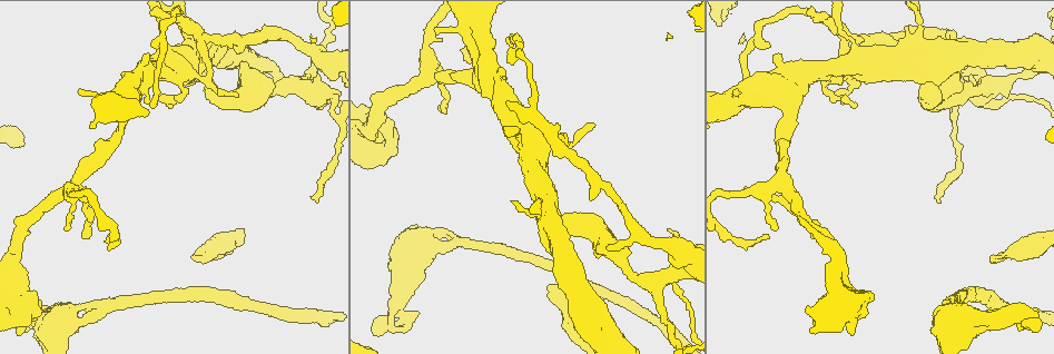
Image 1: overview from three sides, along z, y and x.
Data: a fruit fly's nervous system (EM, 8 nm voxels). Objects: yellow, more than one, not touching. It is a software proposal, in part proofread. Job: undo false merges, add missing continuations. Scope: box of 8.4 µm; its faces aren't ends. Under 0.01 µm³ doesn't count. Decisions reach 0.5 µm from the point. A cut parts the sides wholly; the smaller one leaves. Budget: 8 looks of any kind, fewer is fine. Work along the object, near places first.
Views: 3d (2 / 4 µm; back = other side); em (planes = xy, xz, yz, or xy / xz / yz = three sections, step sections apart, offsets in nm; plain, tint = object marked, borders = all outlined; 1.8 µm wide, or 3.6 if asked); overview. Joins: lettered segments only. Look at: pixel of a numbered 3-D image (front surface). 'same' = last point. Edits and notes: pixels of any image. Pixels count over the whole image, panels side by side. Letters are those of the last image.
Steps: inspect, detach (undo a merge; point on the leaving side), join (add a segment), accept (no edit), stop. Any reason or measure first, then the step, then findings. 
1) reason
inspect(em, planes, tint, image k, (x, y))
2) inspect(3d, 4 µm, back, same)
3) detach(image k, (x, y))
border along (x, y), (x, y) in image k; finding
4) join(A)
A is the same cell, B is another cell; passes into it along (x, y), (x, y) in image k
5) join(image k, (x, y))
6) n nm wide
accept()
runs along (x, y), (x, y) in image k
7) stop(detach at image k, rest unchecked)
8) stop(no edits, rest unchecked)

three arms meet
inspect(3d, 4 µm, image 1, (849, 41))

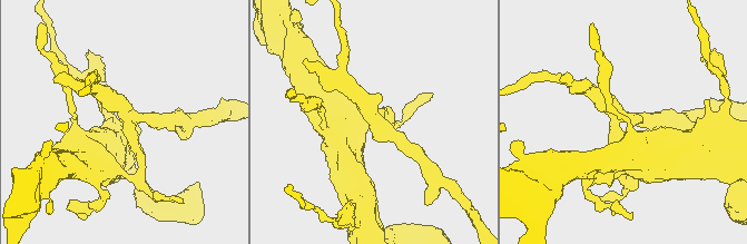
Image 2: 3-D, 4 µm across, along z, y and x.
now the EM
inspect(em, yz, step 8, tint, image 2, (129, 123))

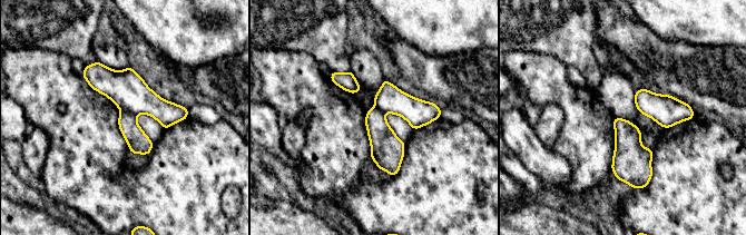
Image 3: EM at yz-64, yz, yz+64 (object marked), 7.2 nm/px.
another direction
inspect(em, planes, borders, same)

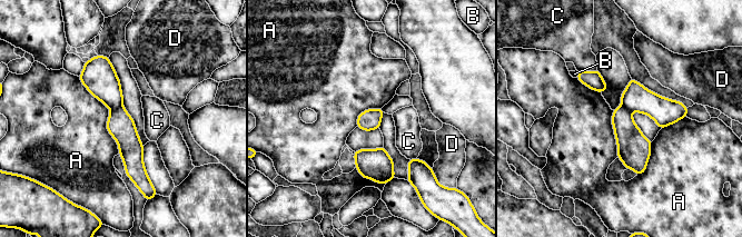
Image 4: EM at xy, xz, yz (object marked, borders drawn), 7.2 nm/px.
3 arms; arms of 190, 240, 280 nm
detach(image 4, (100, 79))
A, B, C and D are other cells; two neurons meet here

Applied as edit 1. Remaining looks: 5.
redraw
inspect(overview)

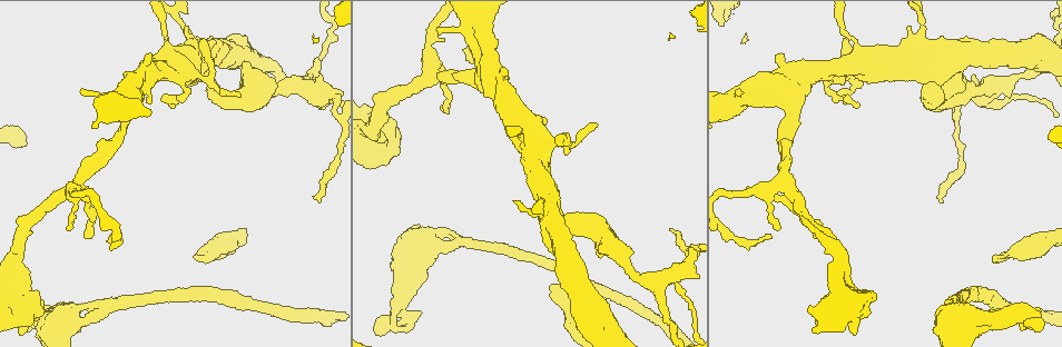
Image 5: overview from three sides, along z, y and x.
free end
inspect(3d, 4 µm, image 5, (997, 257))

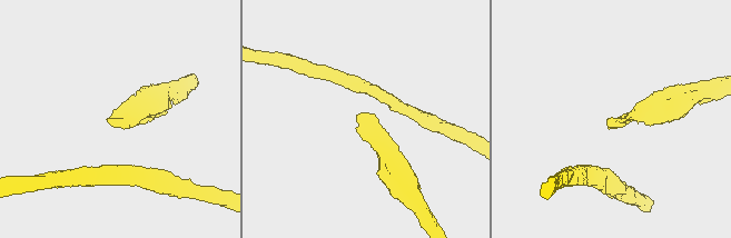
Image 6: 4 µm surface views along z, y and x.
inspect(em, xz, step 4, borders, image 6, (108, 119))

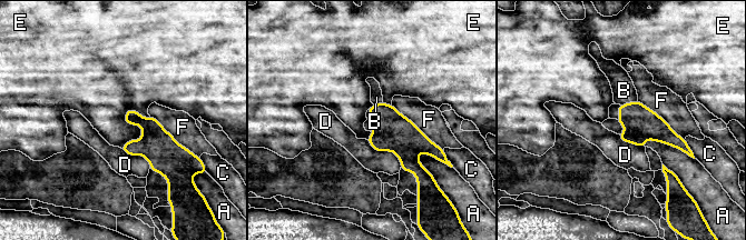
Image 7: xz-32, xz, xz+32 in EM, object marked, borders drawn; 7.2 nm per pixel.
another direction
inspect(em, planes, borders, same)

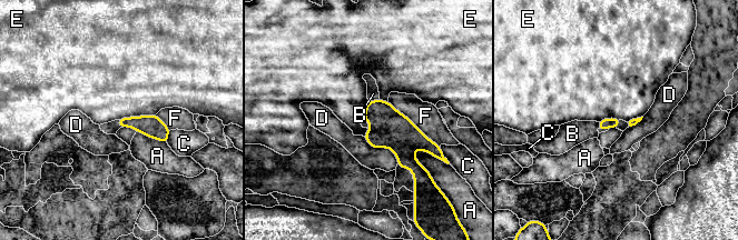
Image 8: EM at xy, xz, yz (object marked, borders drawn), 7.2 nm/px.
join(B)
B is the same cell, A, C, D, E and F are other cells; passes into it along (391, 129), (374, 100), (373, 93) in image 8; it goes on there

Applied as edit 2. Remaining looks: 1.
free end
inspect(em, planes, borders, image 5, (422, 313))

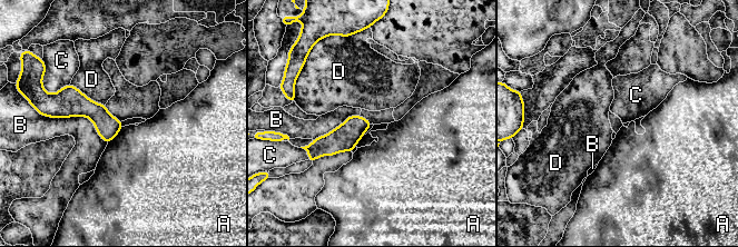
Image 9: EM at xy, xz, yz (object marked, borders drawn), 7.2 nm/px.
accept()
A, B, C and D are other cells; none of them fits

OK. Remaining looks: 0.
stop(detach at image 4, join at image 8, rest unchecked)

